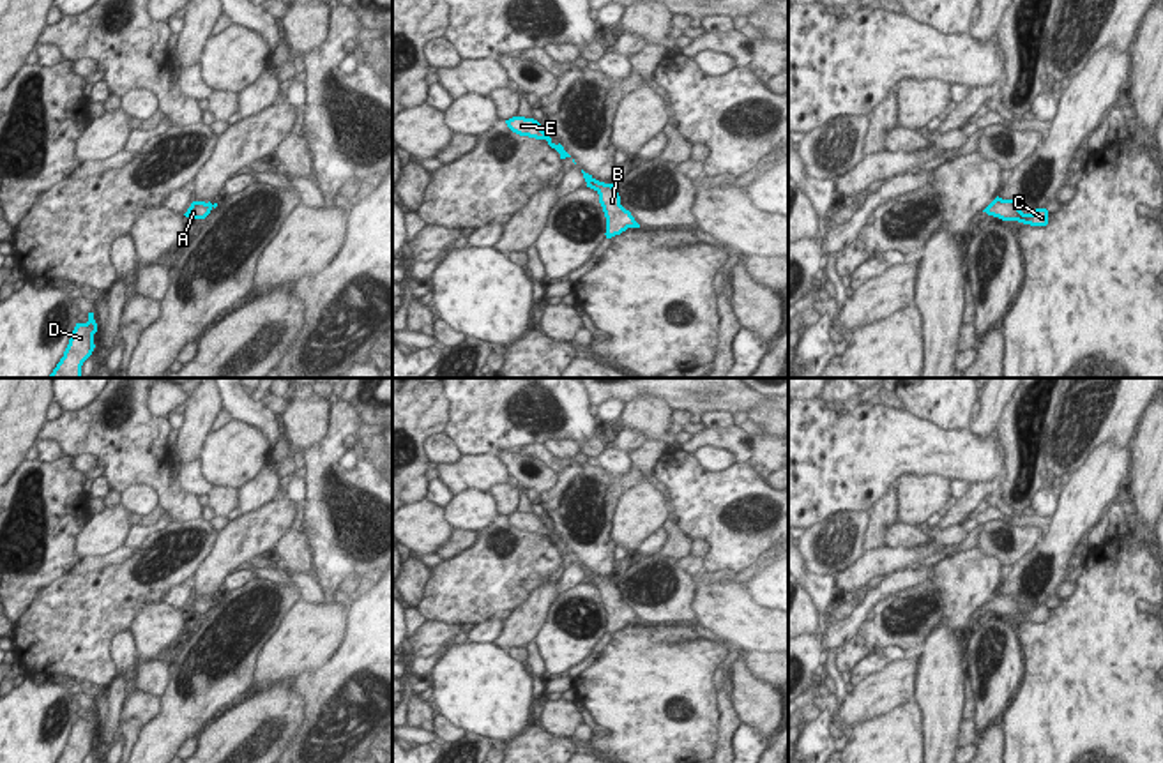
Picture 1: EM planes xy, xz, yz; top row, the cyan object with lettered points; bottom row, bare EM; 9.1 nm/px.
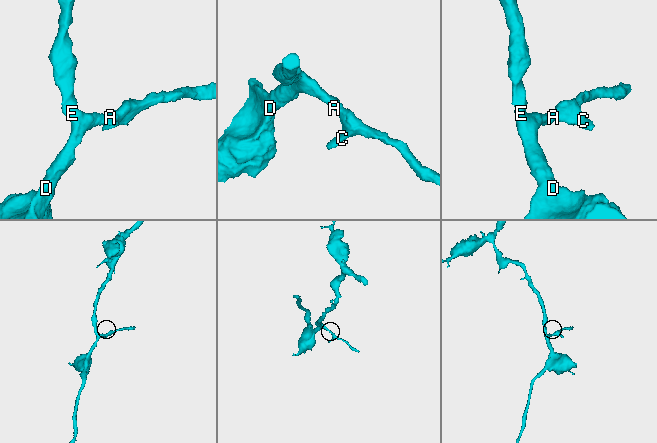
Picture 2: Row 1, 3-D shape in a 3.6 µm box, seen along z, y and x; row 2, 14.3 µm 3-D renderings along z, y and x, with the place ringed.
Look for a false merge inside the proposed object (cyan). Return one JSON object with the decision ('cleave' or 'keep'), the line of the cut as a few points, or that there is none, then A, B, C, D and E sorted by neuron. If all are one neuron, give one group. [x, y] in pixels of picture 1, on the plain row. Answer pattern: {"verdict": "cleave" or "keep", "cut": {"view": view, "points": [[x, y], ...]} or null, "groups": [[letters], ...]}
{"verdict": "keep", "cut": null, "groups": [["A", "B", "C", "D", "E"]]}

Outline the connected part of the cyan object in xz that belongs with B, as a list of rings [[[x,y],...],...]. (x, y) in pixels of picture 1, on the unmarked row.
[[[583,565],[582,569],[587,578],[587,583],[594,585],[599,590],[599,599],[606,613],[606,634],[620,631],[627,623],[640,623],[631,608],[620,601],[620,592],[615,586],[613,579],[599,578]]]

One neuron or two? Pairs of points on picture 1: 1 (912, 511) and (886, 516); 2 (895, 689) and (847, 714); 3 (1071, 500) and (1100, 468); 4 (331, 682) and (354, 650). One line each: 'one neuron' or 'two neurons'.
1: two neurons
2: one neuron
3: one neuron
4: one neuron

